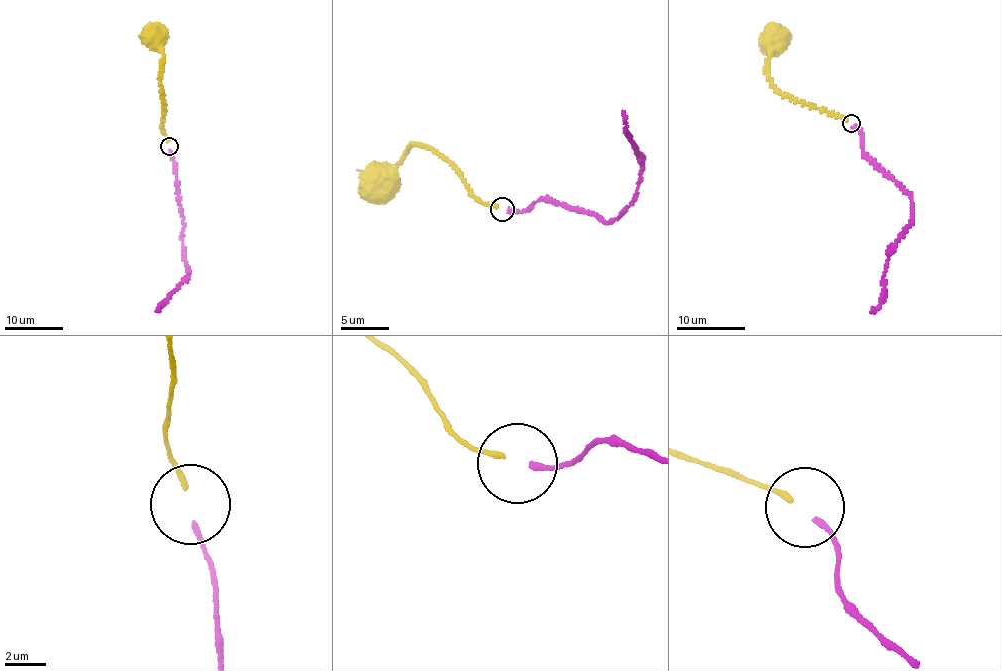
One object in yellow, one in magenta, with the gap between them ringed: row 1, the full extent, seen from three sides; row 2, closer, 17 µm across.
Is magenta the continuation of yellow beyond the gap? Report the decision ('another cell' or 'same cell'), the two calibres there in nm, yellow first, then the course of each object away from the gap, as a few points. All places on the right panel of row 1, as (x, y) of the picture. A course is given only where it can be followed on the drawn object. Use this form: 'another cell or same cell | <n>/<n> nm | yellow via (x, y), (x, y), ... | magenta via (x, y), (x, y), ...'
another cell | 280/280 nm | yellow via (847, 121), (793, 99), (772, 83), (767, 74), (767, 55), (775, 48), (772, 40) | magenta via (854, 126), (861, 135), (864, 156), (910, 195), (913, 202), (912, 224), (894, 249), (881, 304), (871, 311)

